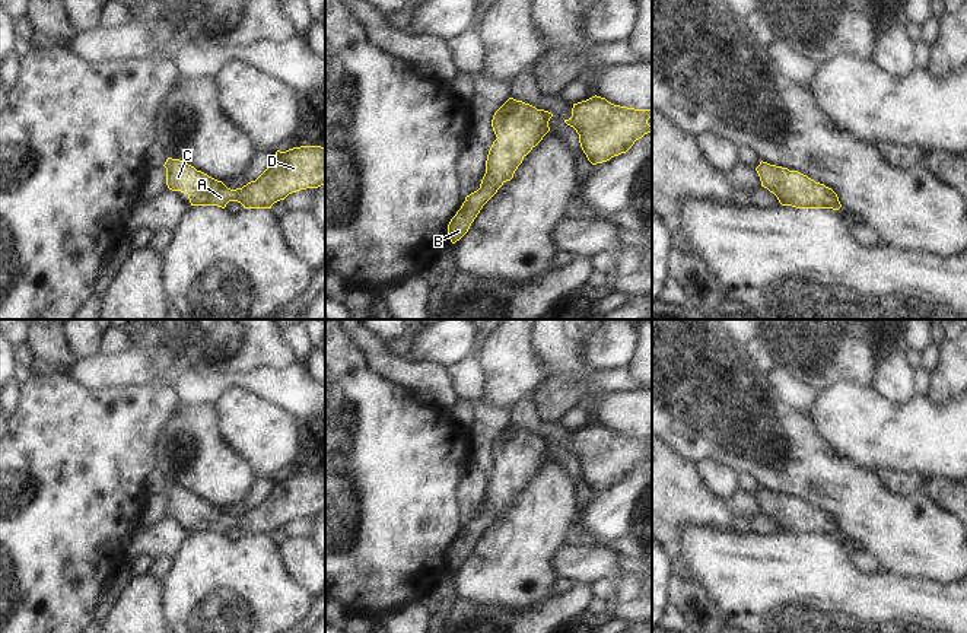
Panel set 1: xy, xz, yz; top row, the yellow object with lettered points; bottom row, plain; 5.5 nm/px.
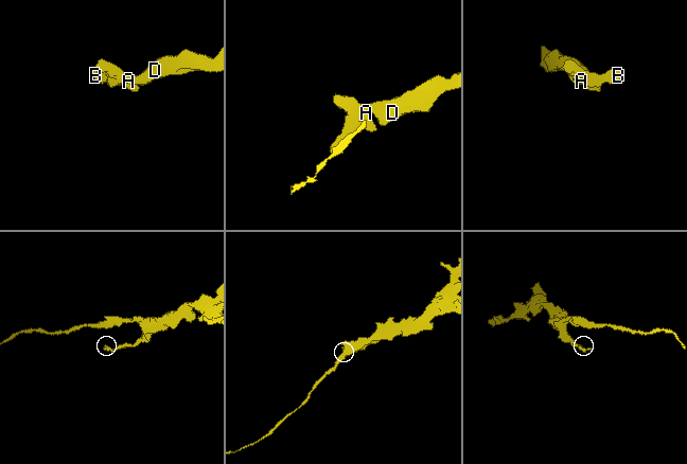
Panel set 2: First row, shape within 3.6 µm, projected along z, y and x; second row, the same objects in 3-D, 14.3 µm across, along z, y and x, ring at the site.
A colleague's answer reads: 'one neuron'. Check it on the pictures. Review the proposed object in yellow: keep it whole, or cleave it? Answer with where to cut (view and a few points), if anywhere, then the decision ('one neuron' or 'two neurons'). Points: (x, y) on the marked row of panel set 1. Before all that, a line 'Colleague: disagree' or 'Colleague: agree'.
Colleague: agree
no cut; one neuron

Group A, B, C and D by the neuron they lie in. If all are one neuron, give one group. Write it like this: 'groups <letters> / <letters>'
groups A B C D

